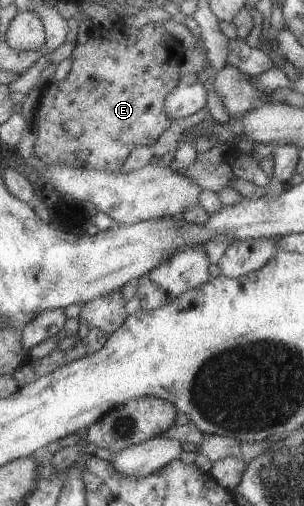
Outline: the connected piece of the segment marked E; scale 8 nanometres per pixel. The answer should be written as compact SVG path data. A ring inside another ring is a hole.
M122 21L114 22L114 30L107 30L114 38L108 32L102 32L102 36L92 33L84 44L76 44L69 56L71 67L66 78L52 81L44 92L40 92L32 122L36 125L33 151L45 166L68 164L74 168L118 172L136 146L152 146L172 124L162 106L167 94L181 84L178 74L184 51L182 45L160 23L150 22L138 29L122 28L120 32L118 26L122 26ZM68 120L80 122L78 138L64 130L64 122Z

